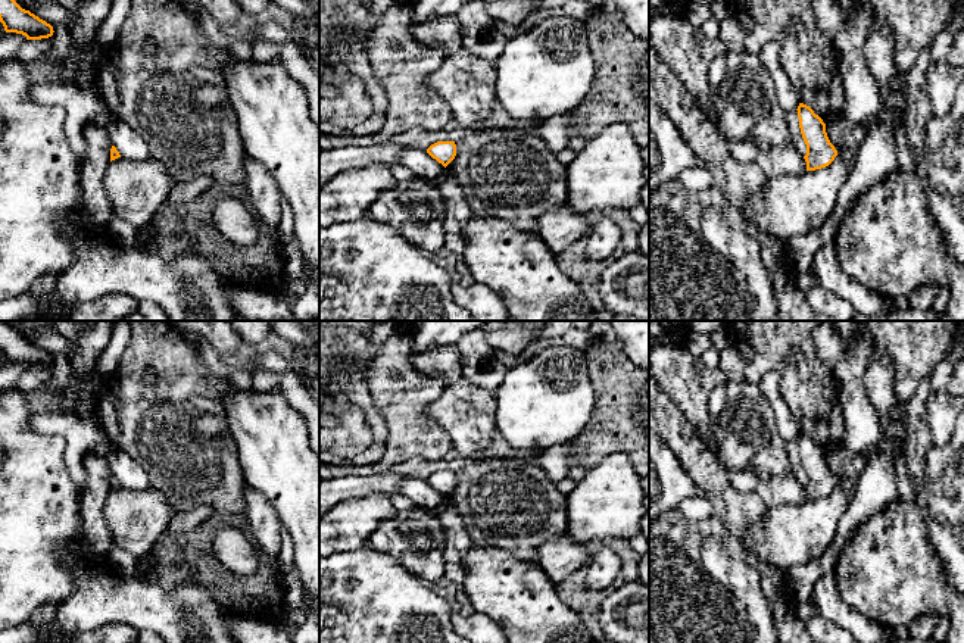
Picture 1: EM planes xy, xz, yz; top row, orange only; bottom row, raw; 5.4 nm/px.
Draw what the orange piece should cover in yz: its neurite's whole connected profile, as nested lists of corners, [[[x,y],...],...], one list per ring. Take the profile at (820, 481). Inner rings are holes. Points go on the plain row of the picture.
[[[799,433],[796,440],[801,463],[807,474],[807,484],[804,486],[807,500],[829,496],[837,486],[837,480],[827,466],[826,453],[809,436],[804,433]]]

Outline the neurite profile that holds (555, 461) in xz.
[[[573,441],[561,443],[534,453],[539,459],[539,465],[553,483],[559,483],[568,477],[571,444]]]

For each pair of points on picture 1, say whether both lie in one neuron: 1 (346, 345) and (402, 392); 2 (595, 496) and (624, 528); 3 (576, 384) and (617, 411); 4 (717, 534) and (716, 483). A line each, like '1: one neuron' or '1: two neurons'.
1: two neurons
2: one neuron
3: two neurons
4: two neurons

